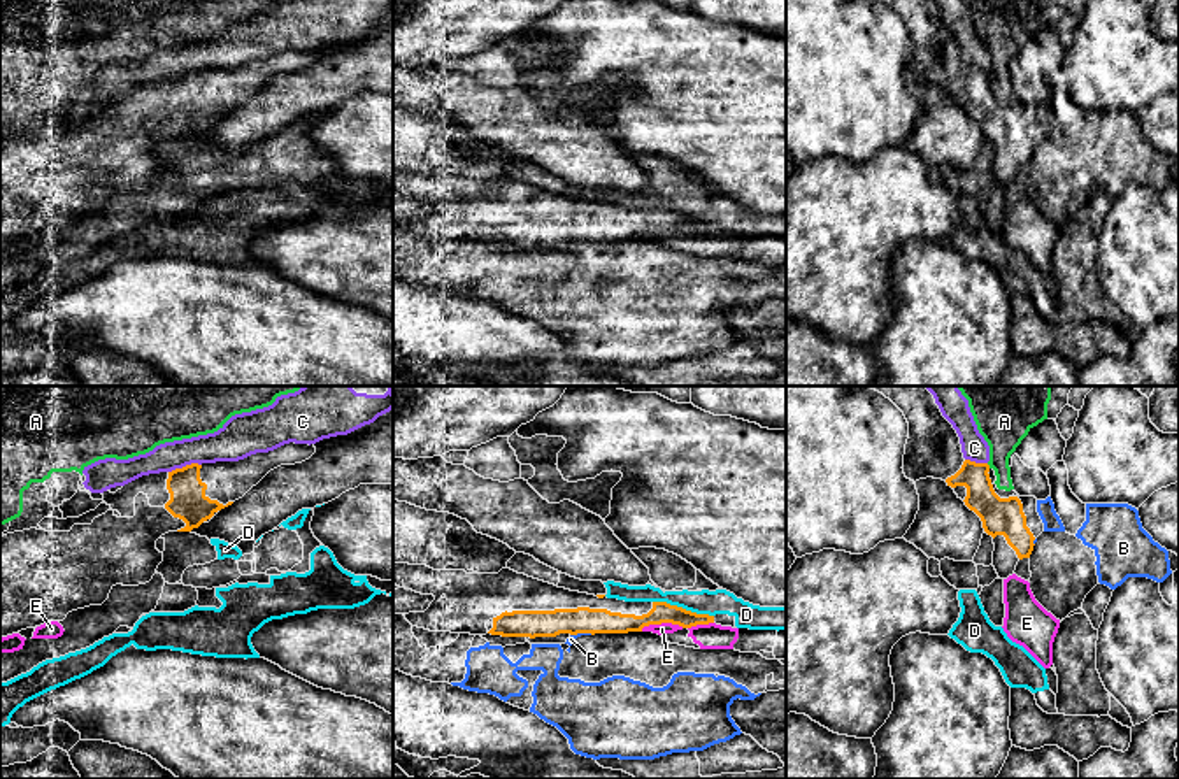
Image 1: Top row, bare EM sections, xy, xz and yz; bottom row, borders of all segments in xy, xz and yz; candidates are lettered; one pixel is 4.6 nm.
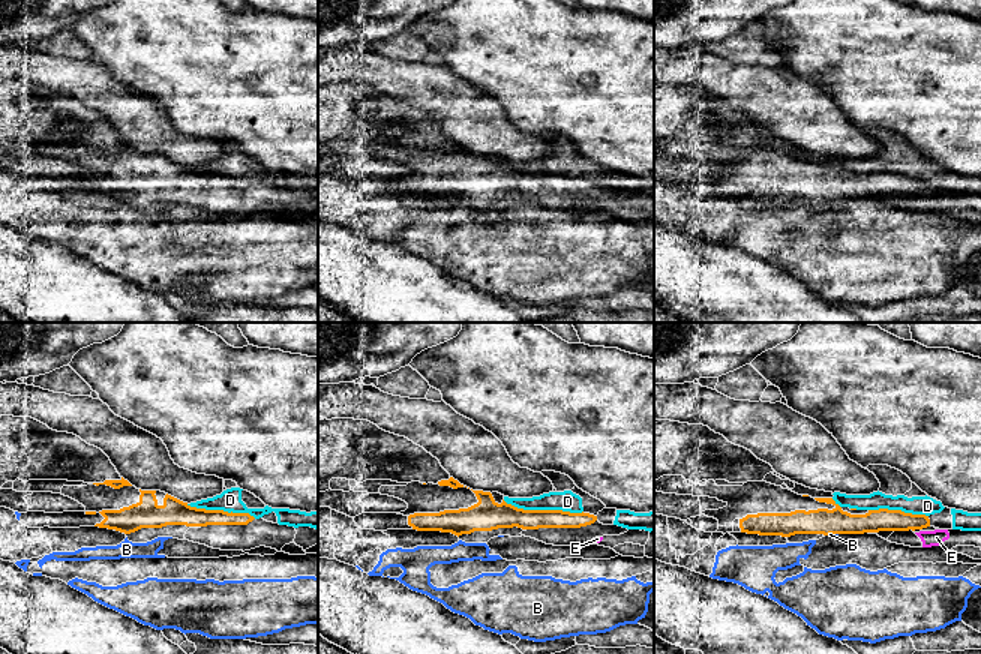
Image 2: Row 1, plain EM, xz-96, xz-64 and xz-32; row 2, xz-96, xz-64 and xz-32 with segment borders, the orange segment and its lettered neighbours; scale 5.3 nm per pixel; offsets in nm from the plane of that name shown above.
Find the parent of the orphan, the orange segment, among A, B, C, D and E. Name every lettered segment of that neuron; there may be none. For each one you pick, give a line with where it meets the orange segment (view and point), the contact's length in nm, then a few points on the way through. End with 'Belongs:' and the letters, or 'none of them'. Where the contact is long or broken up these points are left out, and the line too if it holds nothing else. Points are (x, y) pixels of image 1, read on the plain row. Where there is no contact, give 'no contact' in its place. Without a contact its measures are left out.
Belongs: none of them

